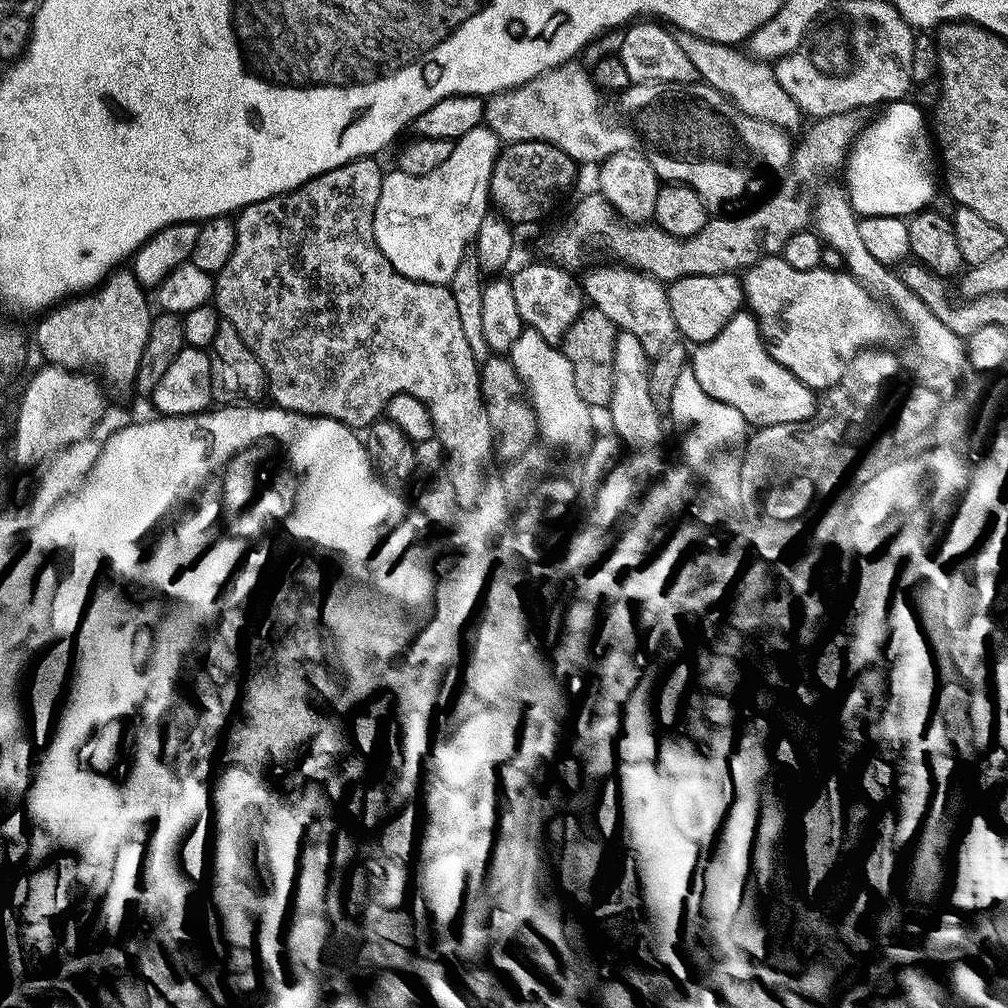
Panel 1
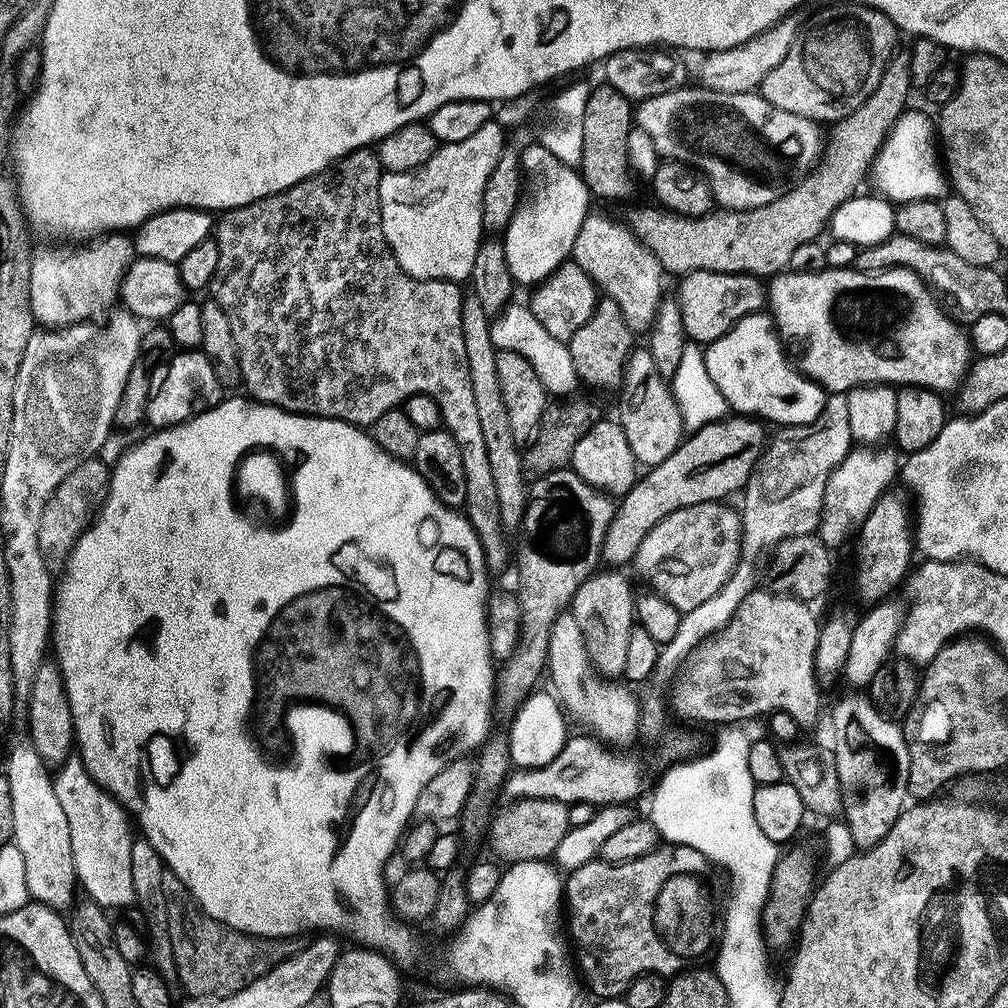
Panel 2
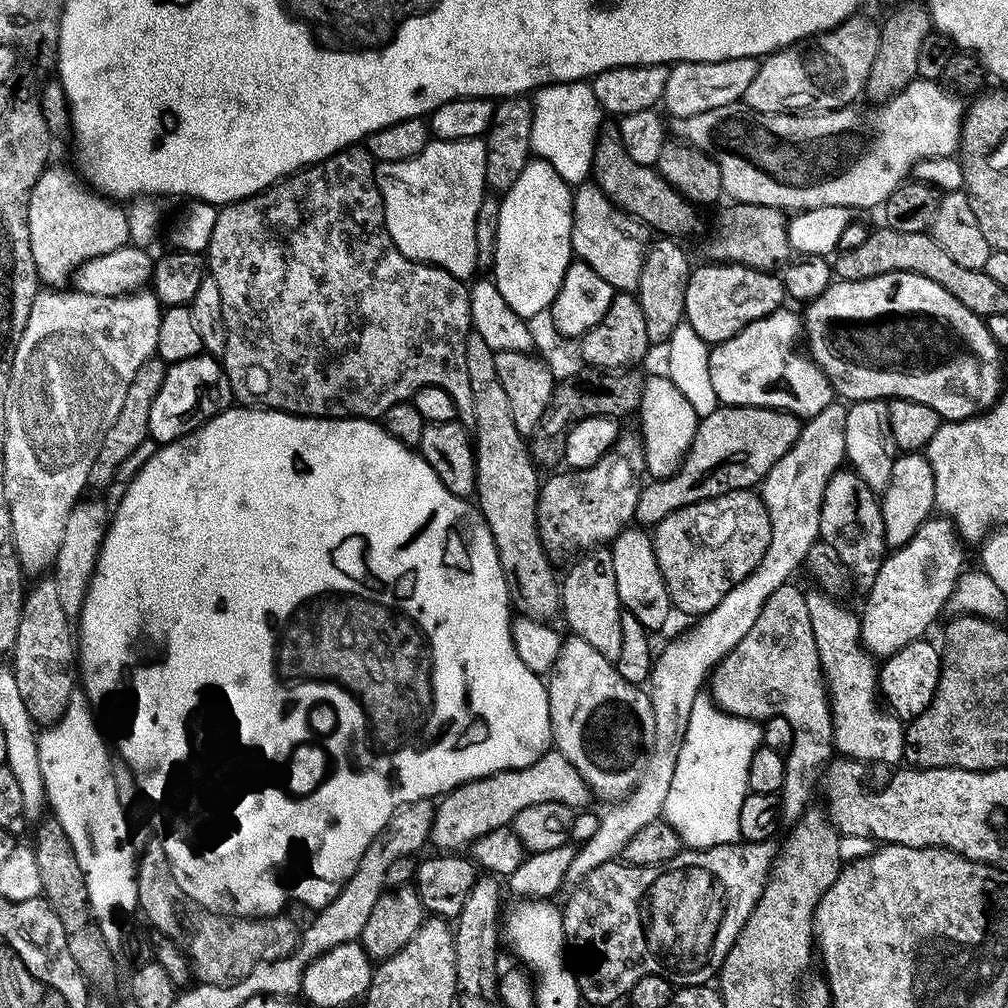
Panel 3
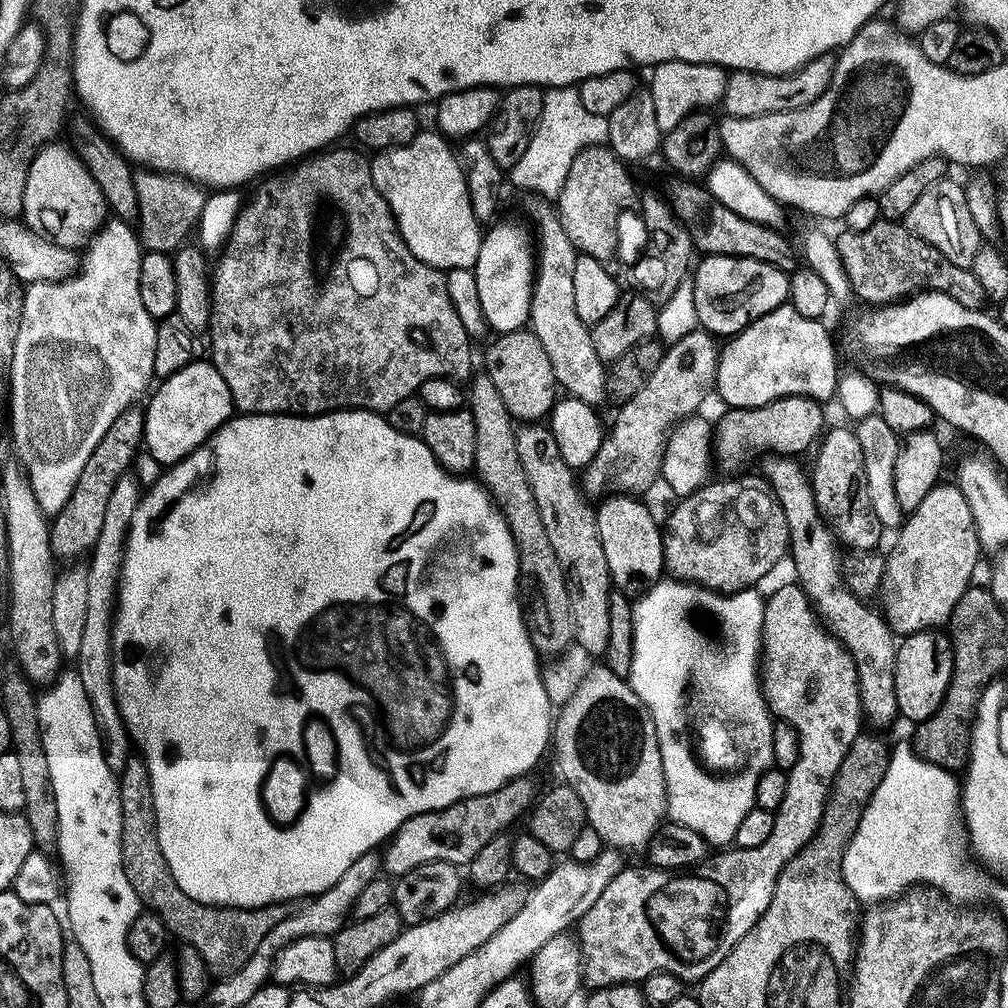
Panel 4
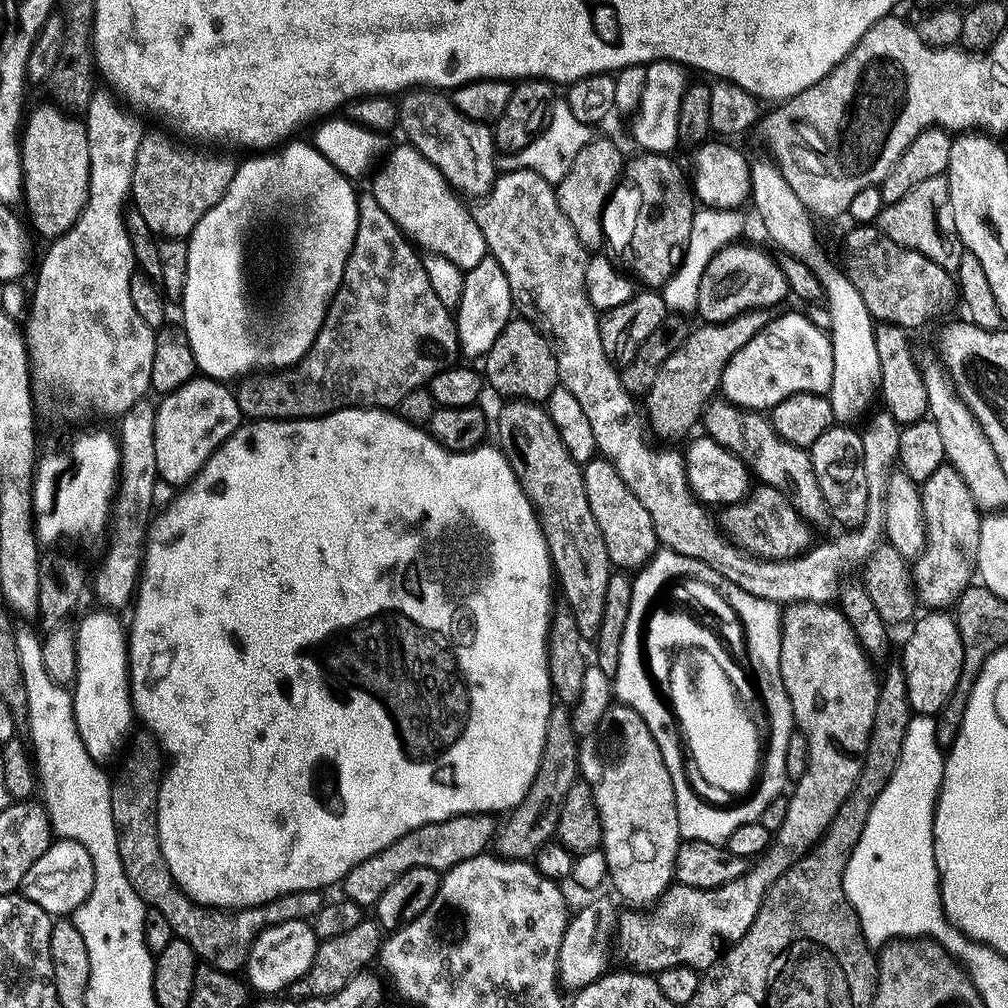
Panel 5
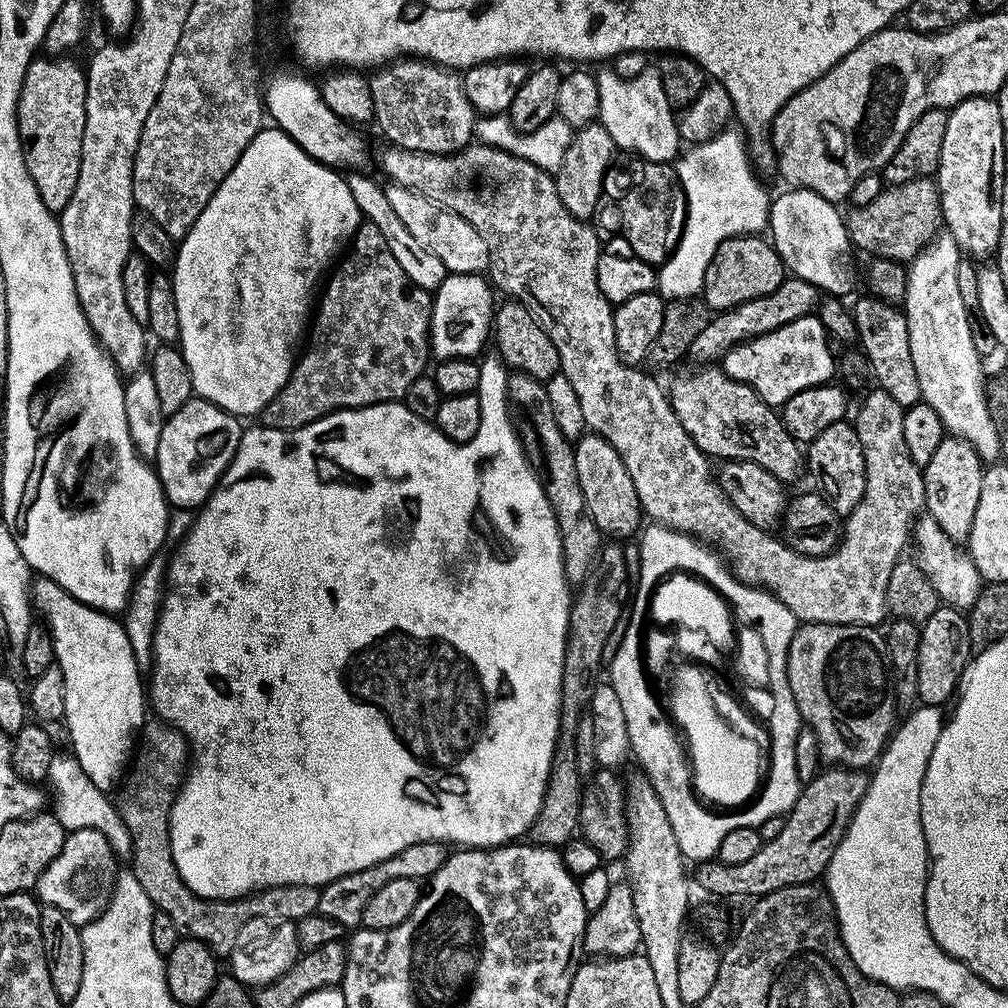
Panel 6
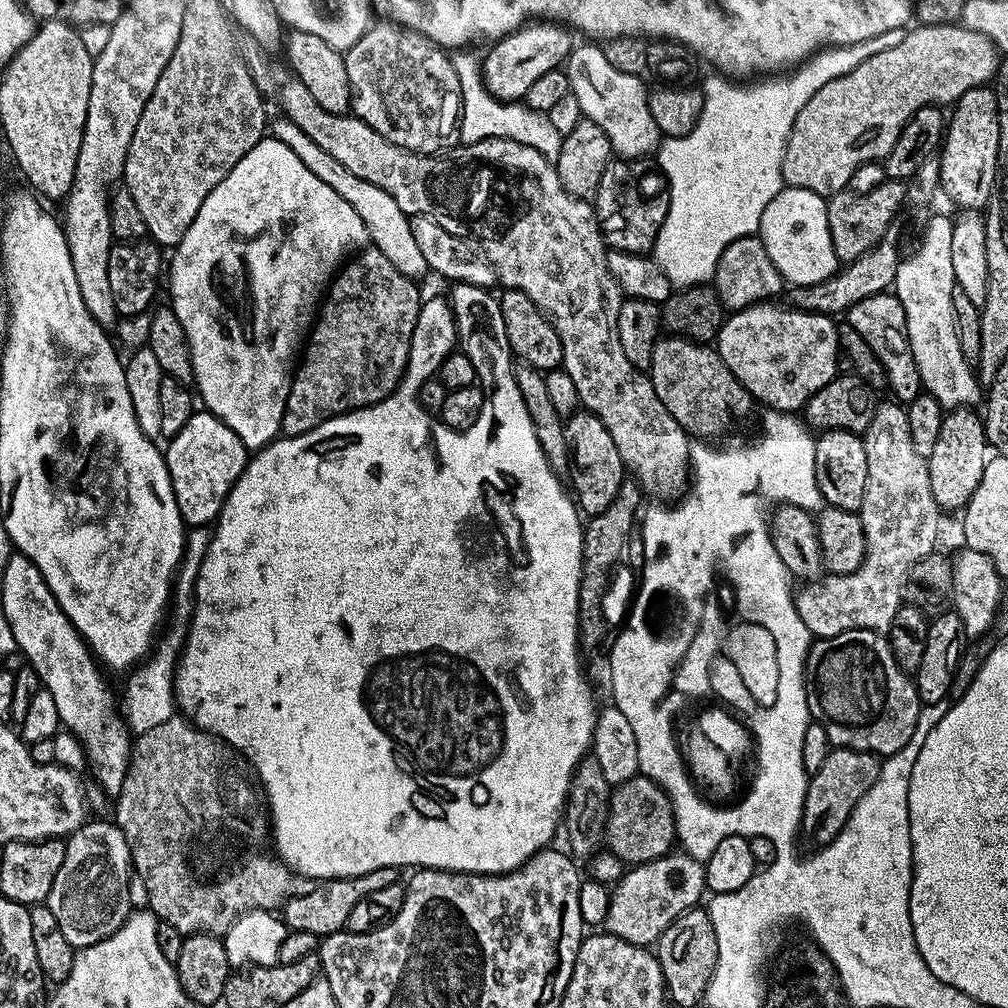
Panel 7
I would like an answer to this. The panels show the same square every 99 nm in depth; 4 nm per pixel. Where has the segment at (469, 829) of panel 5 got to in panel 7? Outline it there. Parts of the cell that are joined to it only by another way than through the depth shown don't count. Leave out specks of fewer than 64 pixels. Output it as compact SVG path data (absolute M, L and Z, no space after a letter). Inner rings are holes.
M379 868L361 876L337 876L335 880L325 880L317 883L316 888L306 894L306 898L290 898L282 909L282 919L285 927L293 932L310 932L321 938L345 931L348 927L350 913L354 906L366 898L366 894L374 894L386 886L397 883L398 872L395 868Z

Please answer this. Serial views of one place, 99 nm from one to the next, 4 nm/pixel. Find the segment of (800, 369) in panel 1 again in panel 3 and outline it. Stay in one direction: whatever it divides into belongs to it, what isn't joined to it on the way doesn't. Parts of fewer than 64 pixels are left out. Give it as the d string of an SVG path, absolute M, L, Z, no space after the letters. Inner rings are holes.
M890 272L860 281L837 279L805 308L802 328L812 347L811 359L826 374L841 401L913 400L930 406L941 421L947 422L966 420L1000 399L1005 387L1001 345L990 338L988 325L981 317L966 310L958 298L922 274Z

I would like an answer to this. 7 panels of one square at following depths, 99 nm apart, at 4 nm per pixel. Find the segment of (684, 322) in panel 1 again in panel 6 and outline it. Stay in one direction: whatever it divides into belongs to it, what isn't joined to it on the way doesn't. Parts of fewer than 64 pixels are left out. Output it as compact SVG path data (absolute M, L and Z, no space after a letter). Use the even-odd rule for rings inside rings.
M763 235L731 236L714 254L710 266L706 266L702 299L713 313L774 294L786 279L786 269L780 255ZM764 239L764 240L763 240Z

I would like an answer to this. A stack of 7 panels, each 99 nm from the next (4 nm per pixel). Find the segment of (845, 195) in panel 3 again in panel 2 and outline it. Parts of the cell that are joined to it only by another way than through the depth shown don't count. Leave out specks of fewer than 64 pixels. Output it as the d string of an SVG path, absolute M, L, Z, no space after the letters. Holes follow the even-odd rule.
M703 86L675 88L666 94L658 94L649 100L639 101L634 112L635 127L650 134L657 157L689 164L701 173L712 188L713 201L721 209L746 210L766 206L796 184L802 183L816 167L826 148L826 140L820 137L821 125L817 121L778 110L759 91L712 92Z

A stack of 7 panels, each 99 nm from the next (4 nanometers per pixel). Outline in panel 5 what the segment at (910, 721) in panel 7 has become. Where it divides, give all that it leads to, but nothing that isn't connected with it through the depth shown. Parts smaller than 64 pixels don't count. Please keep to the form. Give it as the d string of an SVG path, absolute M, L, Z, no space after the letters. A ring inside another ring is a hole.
M798 601L783 609L780 673L792 703L795 727L810 746L806 774L795 781L796 789L788 796L786 822L774 833L771 847L734 882L717 888L691 888L673 882L655 901L649 916L643 916L640 910L621 911L614 944L629 969L659 974L664 968L685 964L687 968L706 970L723 957L728 945L750 930L768 887L823 836L858 782L880 693L881 677L872 664L873 657L864 651L839 607Z

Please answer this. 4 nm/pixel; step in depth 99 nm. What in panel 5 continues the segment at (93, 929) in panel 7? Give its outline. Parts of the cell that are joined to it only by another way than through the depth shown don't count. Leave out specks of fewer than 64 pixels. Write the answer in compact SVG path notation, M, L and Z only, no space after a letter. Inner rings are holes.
M53 839L52 845L26 870L26 878L22 885L22 895L30 902L42 906L53 918L64 918L75 913L78 906L86 902L90 890L94 886L94 862L86 850L73 840Z

